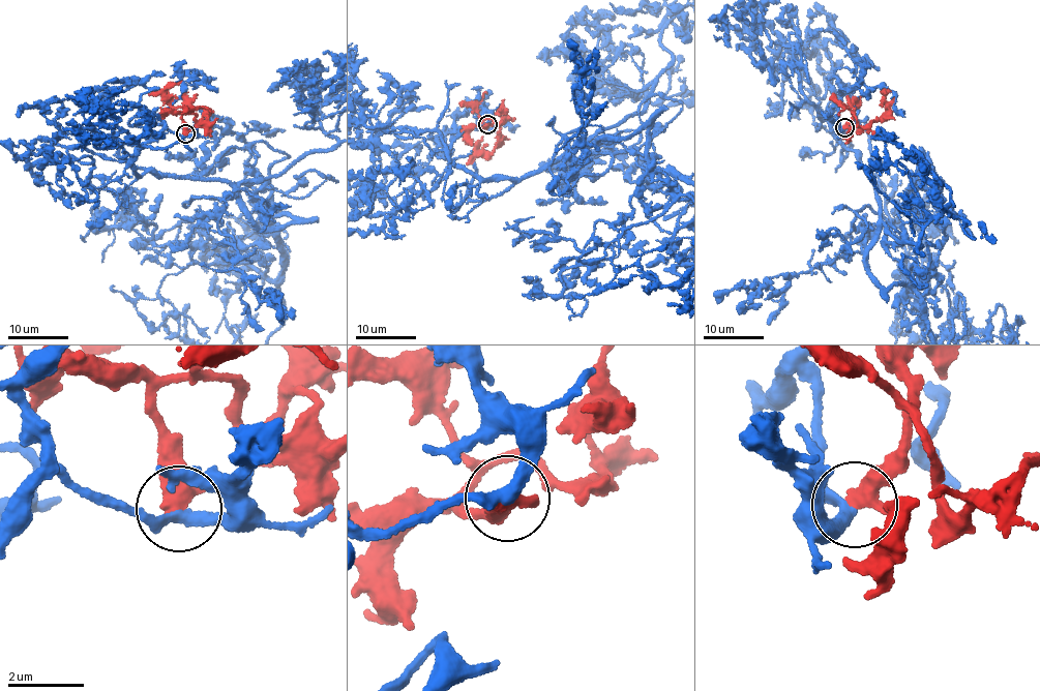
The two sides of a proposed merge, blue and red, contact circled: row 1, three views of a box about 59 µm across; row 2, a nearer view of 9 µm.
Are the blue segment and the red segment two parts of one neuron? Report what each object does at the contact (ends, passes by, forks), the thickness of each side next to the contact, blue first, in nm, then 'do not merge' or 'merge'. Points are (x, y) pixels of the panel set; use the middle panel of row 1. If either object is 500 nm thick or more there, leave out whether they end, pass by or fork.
blue passes by | red passes by | 300/360 nm | merge

